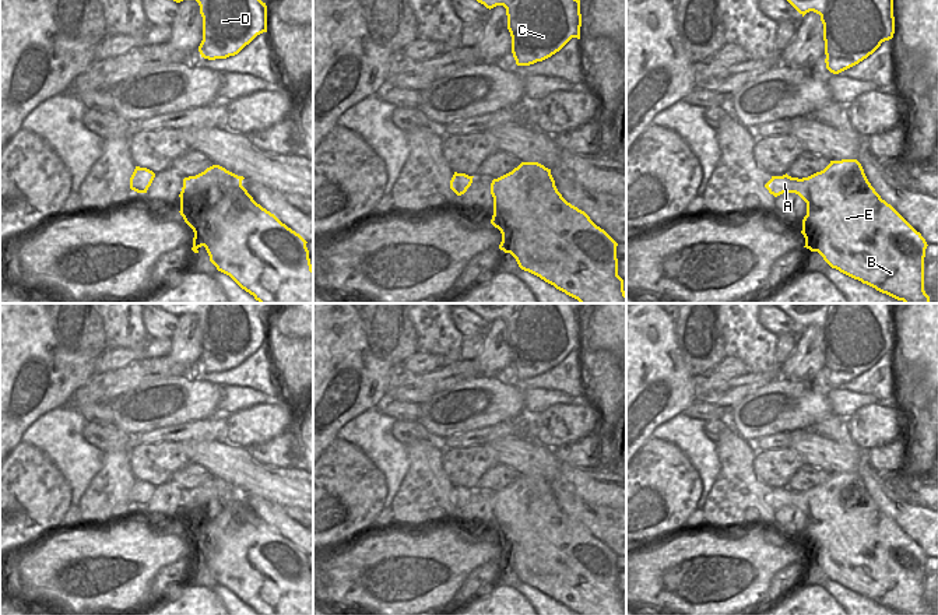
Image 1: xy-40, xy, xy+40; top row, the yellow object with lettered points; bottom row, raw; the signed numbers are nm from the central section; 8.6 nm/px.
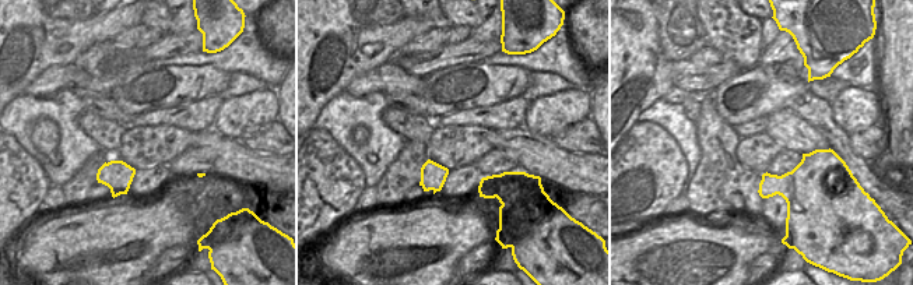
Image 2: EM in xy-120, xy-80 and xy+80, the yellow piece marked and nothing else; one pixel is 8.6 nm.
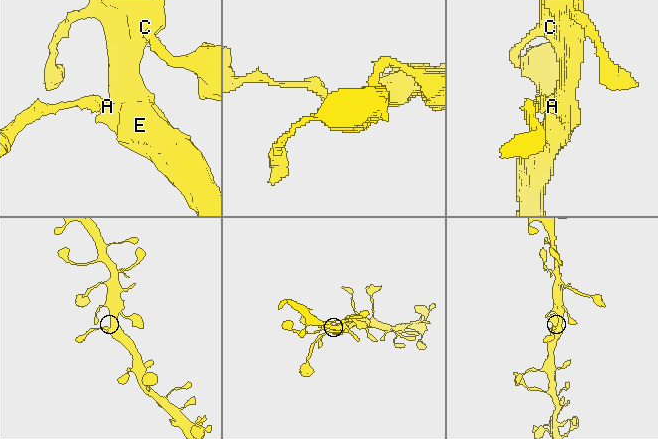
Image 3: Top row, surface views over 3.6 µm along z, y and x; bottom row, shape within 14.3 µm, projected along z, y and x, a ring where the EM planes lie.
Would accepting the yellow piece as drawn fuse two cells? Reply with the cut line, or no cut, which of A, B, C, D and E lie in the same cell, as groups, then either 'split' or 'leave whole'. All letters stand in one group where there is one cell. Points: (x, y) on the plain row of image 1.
no cut; A B C D E; leave whole

